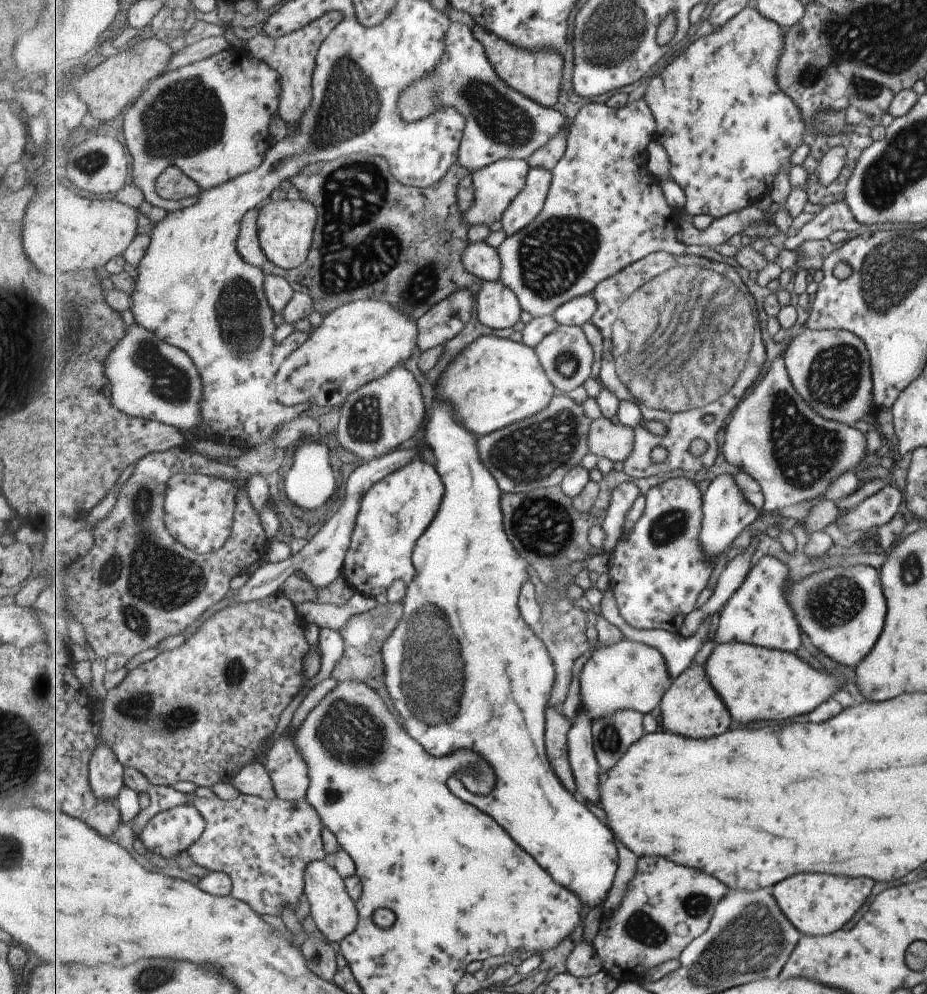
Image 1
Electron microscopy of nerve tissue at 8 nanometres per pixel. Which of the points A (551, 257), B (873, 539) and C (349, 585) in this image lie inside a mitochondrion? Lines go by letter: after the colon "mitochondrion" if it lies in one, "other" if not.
A: mitochondrion
B: other
C: other

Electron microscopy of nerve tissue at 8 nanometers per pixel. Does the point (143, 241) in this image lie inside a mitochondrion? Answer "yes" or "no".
no

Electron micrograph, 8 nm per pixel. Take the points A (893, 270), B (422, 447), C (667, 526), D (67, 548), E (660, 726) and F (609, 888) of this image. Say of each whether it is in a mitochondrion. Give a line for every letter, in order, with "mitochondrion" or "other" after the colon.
A: mitochondrion
B: other
C: mitochondrion
D: other
E: other
F: other

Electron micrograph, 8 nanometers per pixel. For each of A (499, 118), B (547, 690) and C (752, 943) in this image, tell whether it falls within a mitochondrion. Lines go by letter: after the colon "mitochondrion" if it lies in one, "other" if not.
A: mitochondrion
B: other
C: mitochondrion

